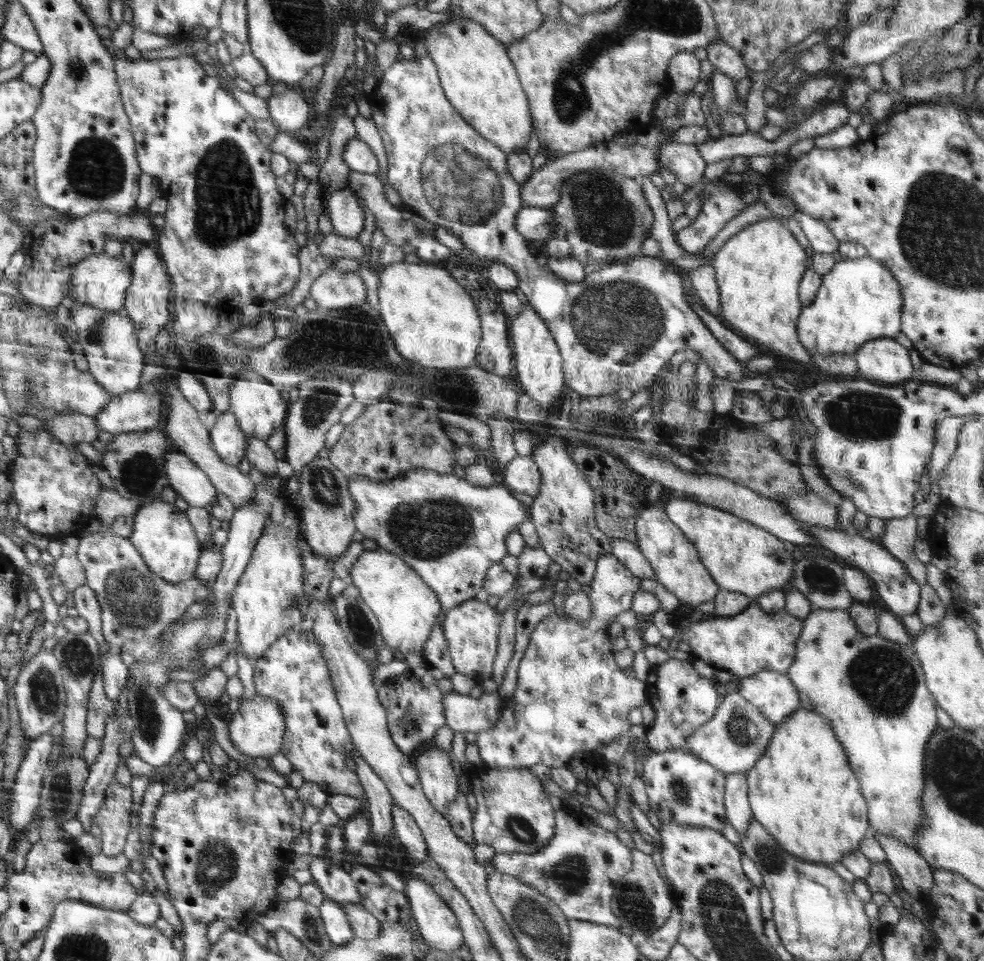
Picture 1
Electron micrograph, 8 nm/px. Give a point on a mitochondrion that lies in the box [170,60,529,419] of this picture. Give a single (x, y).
(228, 208)

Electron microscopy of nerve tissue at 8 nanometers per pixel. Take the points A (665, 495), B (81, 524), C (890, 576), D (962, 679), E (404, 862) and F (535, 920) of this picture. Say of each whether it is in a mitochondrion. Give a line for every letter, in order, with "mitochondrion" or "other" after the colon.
A: other
B: other
C: other
D: other
E: other
F: mitochondrion

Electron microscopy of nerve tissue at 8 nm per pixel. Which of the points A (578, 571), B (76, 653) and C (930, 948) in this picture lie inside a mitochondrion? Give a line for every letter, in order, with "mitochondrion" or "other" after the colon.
A: other
B: mitochondrion
C: other

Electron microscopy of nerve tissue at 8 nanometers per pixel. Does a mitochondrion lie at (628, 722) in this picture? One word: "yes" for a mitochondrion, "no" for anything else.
no

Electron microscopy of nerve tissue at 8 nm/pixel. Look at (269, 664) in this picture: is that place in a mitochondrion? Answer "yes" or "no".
no

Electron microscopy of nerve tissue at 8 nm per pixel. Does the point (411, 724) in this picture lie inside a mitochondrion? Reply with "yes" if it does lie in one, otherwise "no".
yes

